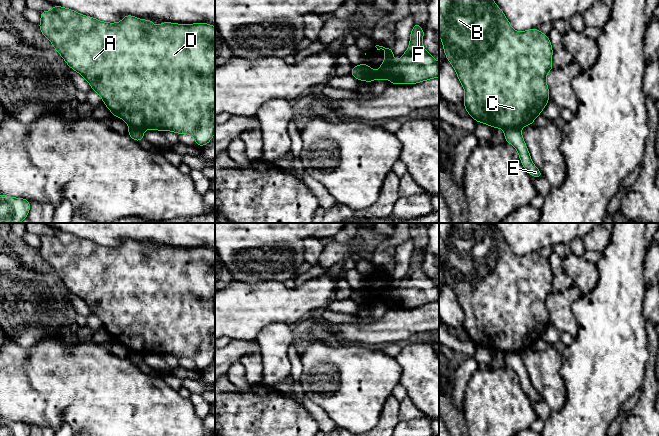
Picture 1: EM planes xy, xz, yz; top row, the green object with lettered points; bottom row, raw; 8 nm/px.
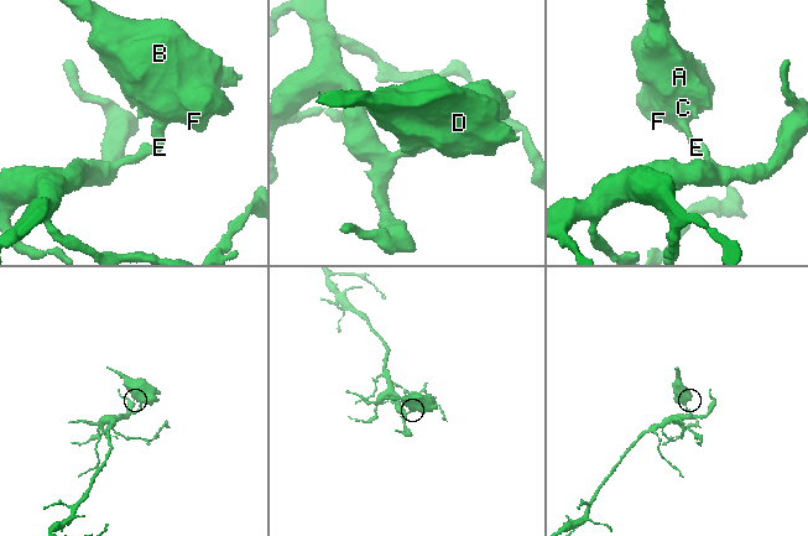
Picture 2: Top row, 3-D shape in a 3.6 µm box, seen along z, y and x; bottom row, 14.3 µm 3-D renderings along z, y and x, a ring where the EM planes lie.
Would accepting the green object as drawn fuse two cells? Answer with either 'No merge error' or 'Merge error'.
Merge error

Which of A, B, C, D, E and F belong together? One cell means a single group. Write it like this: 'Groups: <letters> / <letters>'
Groups: A B C D F / E

